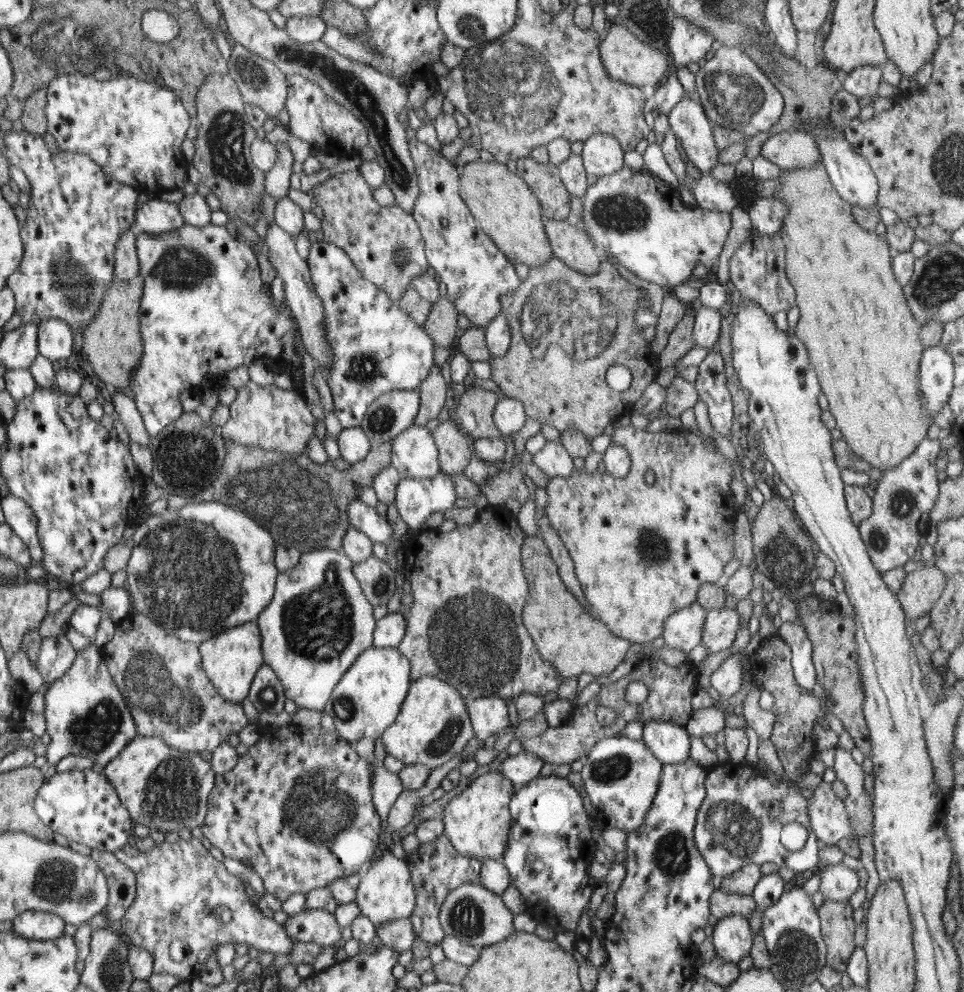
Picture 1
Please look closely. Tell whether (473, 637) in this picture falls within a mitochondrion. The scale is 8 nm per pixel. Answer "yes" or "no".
yes

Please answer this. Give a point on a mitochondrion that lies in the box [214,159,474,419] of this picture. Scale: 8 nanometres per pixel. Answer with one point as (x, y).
(365, 366)

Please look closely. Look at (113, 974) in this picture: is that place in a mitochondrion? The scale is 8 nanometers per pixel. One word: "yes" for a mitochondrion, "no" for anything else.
yes

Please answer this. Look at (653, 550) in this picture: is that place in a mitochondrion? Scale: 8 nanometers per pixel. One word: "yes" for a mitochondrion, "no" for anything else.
yes

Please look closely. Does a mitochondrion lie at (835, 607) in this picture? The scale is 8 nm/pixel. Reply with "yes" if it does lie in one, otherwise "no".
no

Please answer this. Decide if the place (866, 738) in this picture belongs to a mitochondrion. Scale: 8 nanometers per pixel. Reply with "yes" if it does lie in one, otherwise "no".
no

